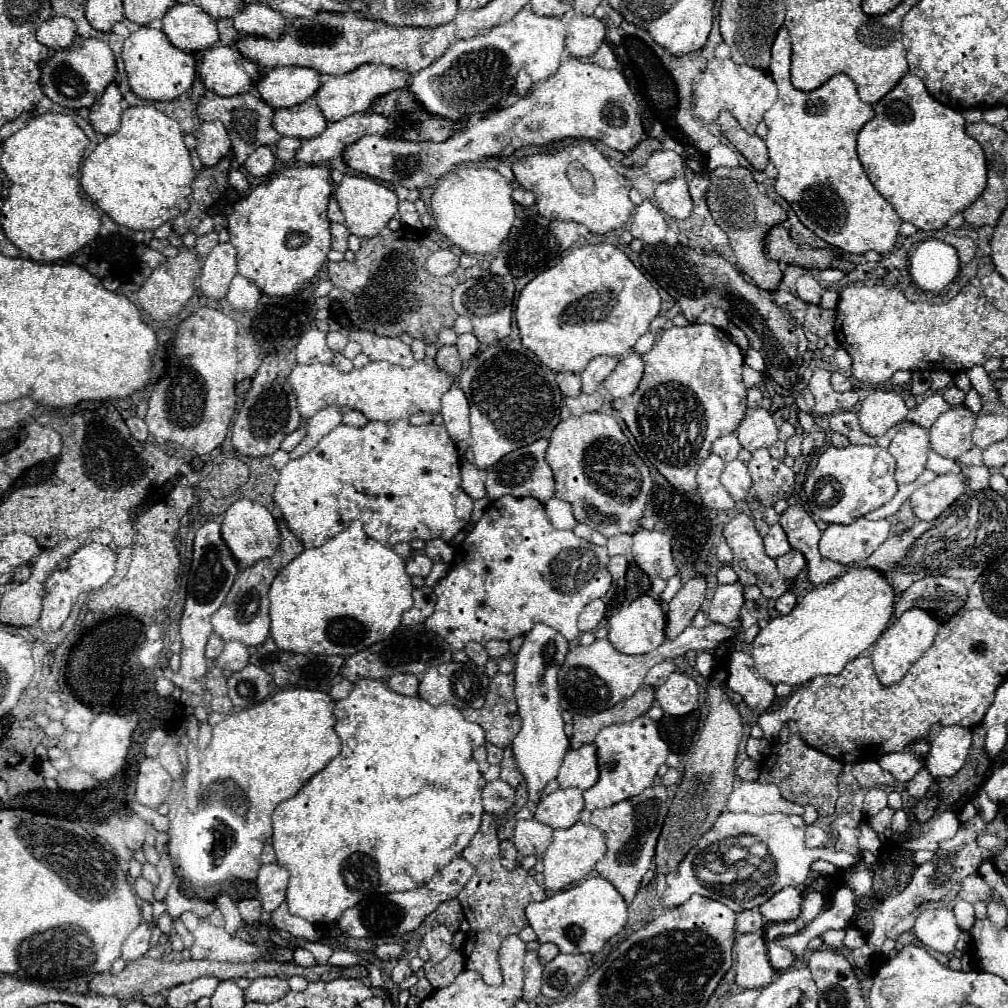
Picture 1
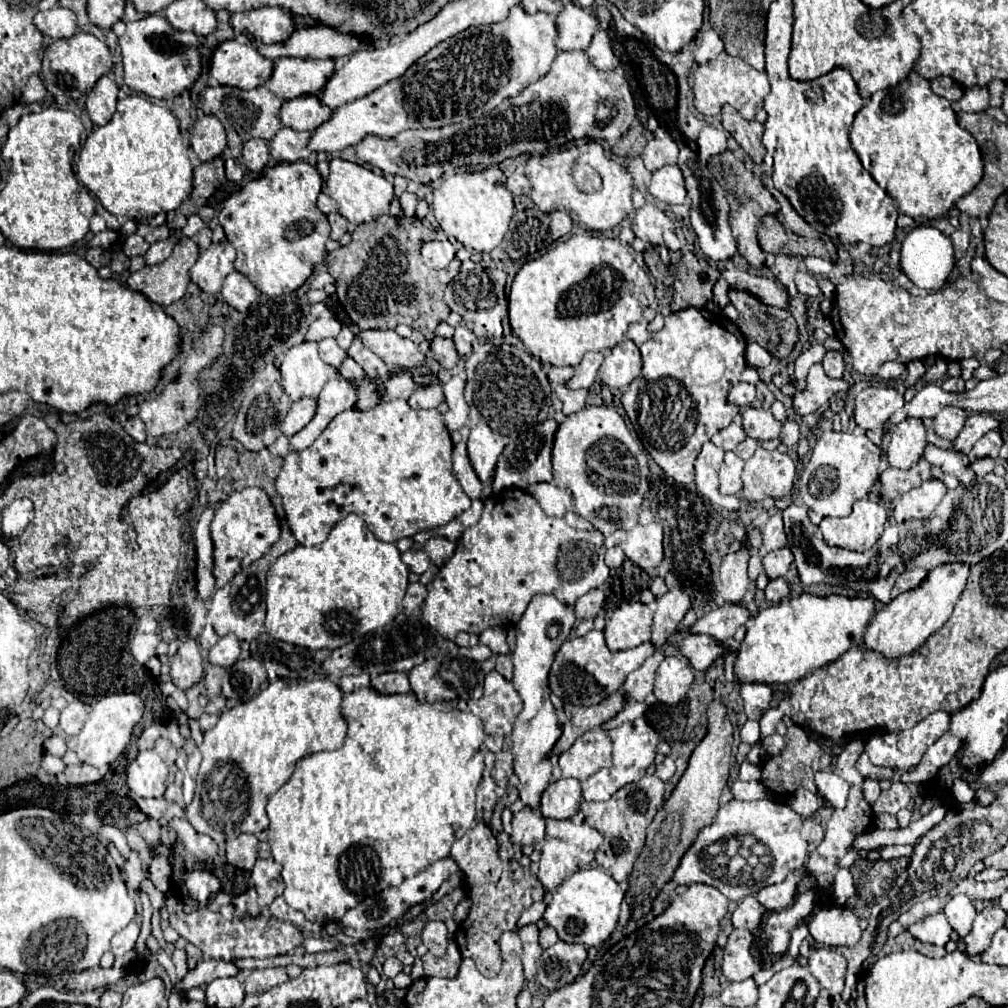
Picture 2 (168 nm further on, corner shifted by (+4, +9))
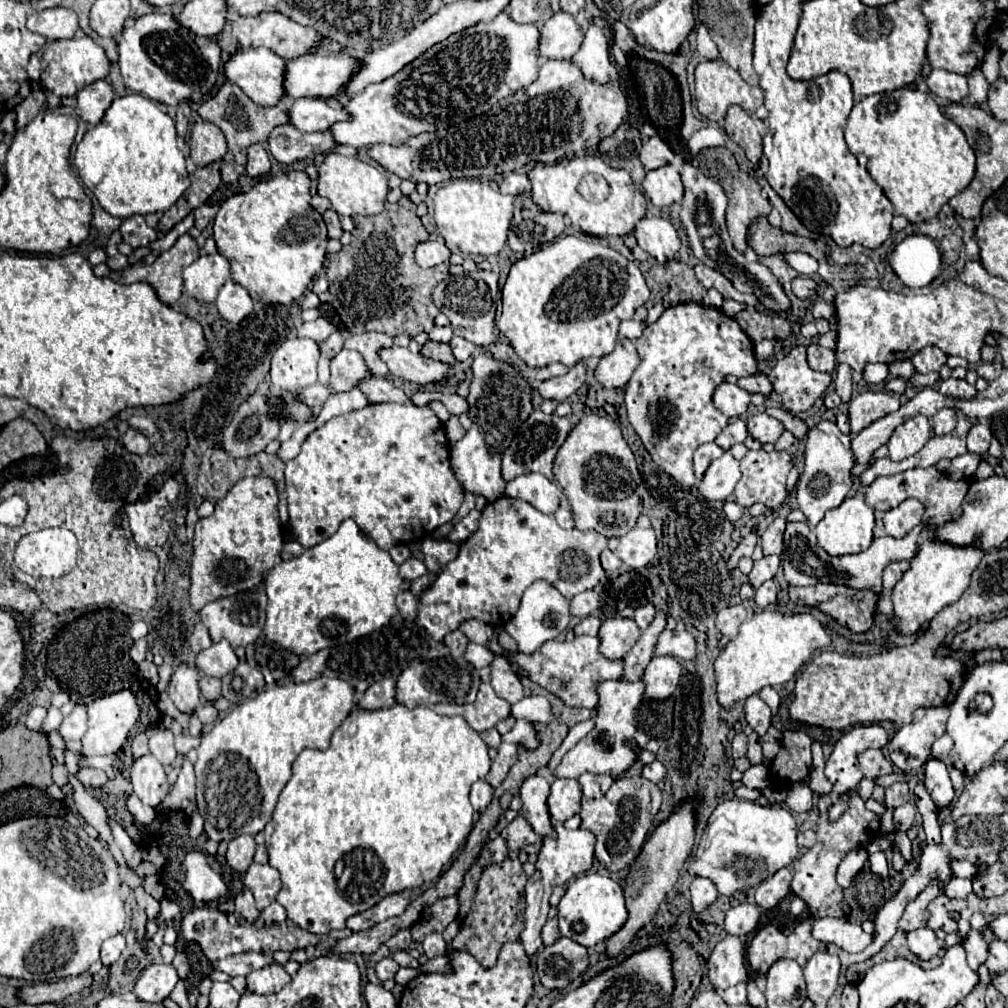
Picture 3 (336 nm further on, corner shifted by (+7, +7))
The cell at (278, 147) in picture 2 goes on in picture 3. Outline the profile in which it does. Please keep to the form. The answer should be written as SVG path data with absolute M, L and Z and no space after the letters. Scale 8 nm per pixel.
M291 124L273 128L267 138L267 144L269 144L271 154L281 164L293 164L307 156L327 154L337 146L337 142L335 142L335 138L331 138L329 130L317 132L317 134L303 134Z

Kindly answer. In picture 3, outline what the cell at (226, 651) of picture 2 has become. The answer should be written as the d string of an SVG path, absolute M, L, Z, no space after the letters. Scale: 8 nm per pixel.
M221 640L221 642L213 644L211 648L201 650L195 656L195 664L197 664L197 668L203 674L215 676L215 678L223 678L225 674L229 674L231 670L235 670L237 656L235 656L233 648L229 646L229 642Z

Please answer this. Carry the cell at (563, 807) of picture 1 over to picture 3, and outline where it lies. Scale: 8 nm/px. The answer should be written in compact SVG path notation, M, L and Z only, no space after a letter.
M555 778L549 794L549 812L553 822L565 822L581 810L581 786L577 780Z

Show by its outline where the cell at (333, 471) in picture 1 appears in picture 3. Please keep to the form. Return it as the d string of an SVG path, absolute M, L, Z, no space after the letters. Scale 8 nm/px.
M369 404L369 406L361 408L361 410L353 410L353 412L341 414L341 416L335 416L329 422L325 422L321 428L313 430L305 438L305 442L301 444L299 456L285 464L285 492L287 492L289 516L291 516L289 522L293 526L297 542L303 548L311 548L311 546L323 542L325 538L335 534L335 530L339 528L339 524L343 520L351 518L351 520L357 522L357 526L363 530L363 534L367 534L371 540L375 540L375 544L381 550L391 550L395 544L409 544L409 542L427 538L435 528L449 522L457 514L457 510L459 510L459 506L463 502L463 486L457 482L457 478L455 478L455 474L451 470L451 464L449 464L449 440L445 436L443 424L439 422L439 418L433 414L433 410L429 406L419 408L419 406L407 406L407 404Z

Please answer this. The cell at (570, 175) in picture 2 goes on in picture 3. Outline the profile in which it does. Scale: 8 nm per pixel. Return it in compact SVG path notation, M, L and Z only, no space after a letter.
M599 155L564 158L557 164L537 164L529 178L533 182L533 202L541 210L565 214L575 230L591 236L613 238L631 234L647 212L647 200L633 186L631 176L625 170L611 168Z

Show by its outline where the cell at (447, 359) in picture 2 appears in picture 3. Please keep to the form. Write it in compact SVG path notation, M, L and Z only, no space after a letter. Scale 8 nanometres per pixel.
M429 340L427 344L423 344L421 354L423 354L425 358L431 358L431 360L439 360L439 362L445 362L445 364L455 364L455 358L453 358L453 354L451 354L449 344L441 344L441 342Z

